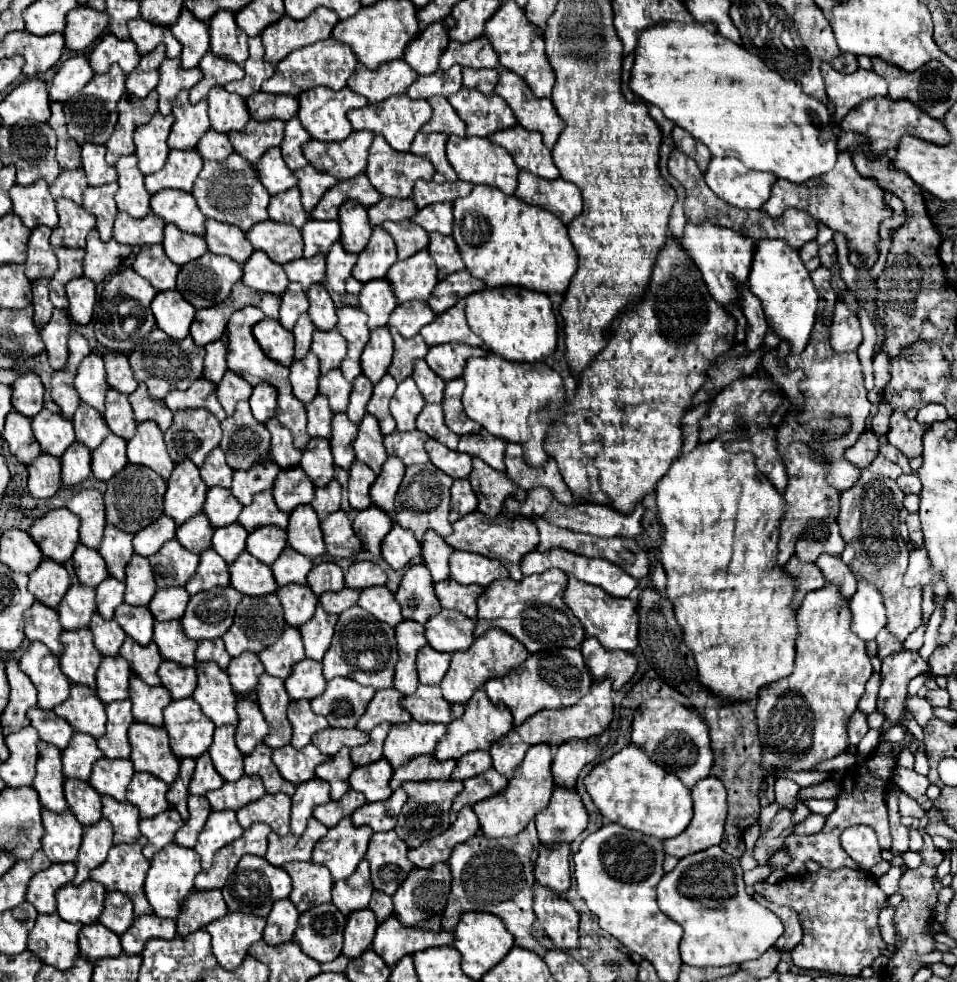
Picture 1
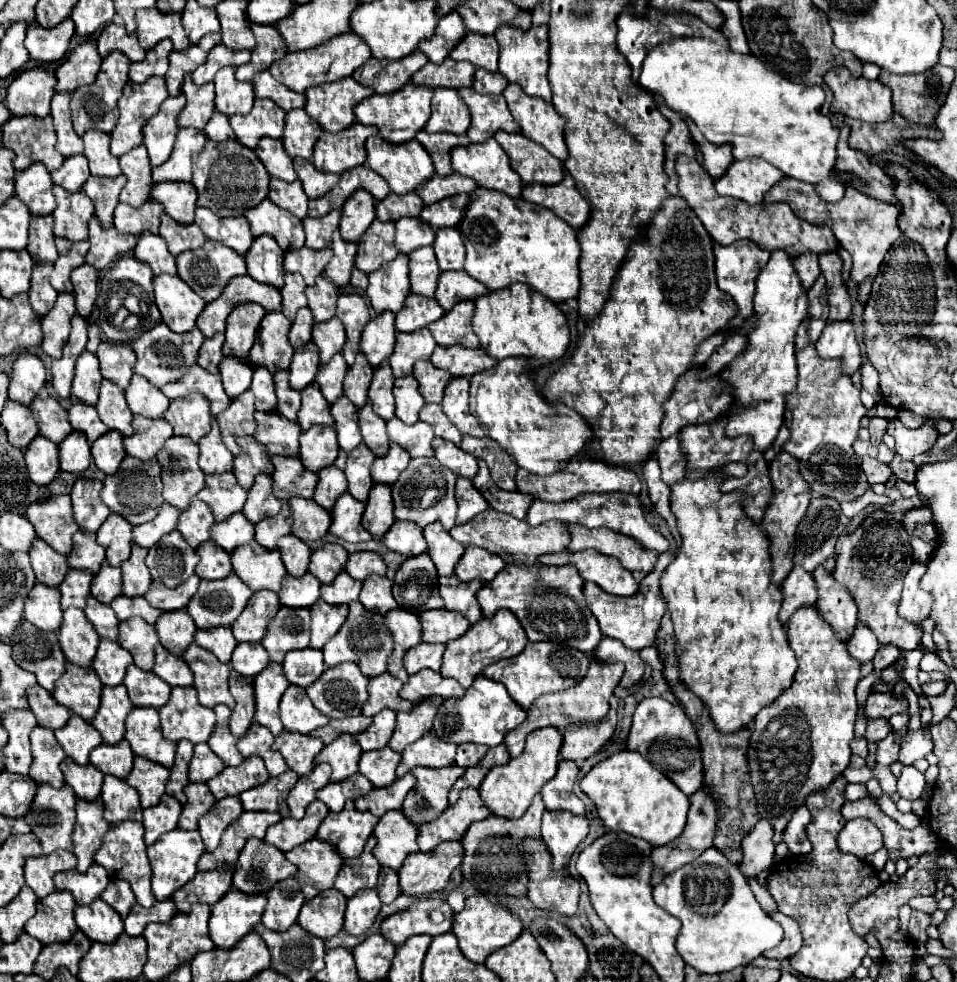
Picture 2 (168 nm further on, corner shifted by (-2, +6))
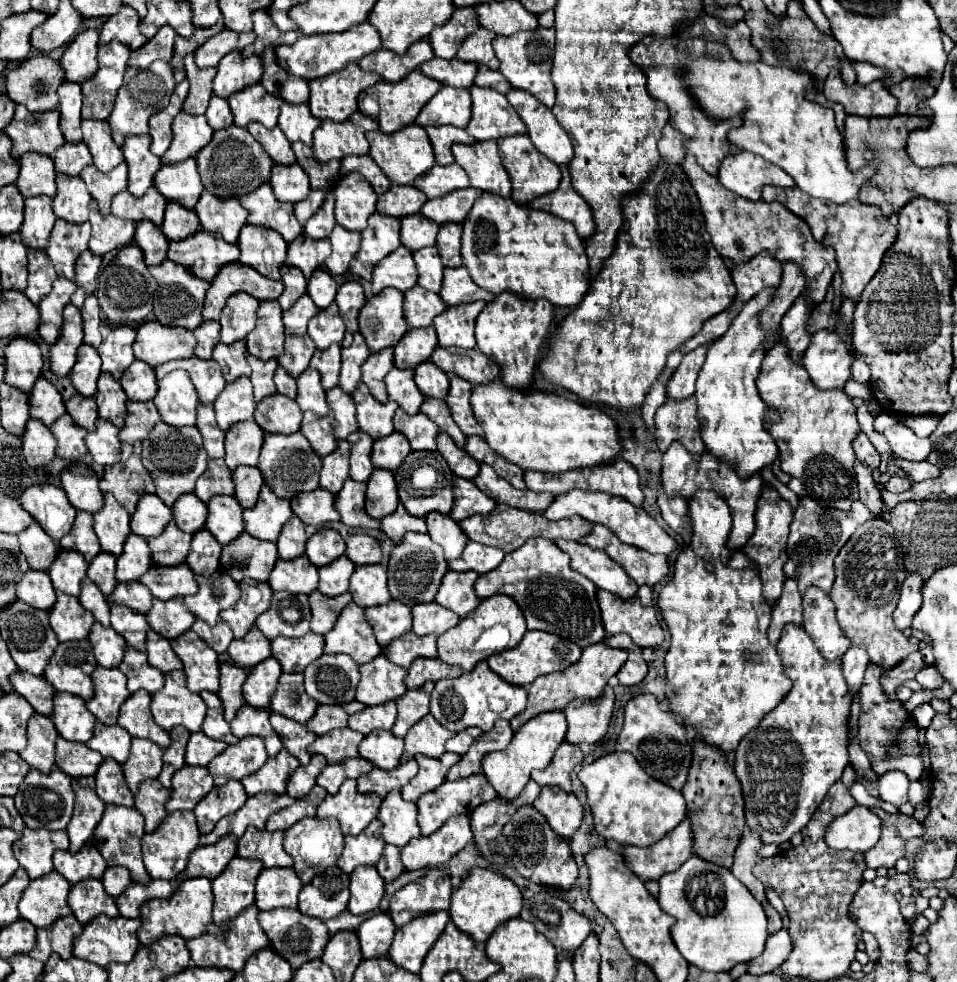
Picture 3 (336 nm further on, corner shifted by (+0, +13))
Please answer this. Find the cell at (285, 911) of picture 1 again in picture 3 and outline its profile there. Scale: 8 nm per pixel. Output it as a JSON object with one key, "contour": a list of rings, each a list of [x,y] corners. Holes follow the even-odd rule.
{"contour":[[[263,869],[257,877],[255,905],[261,911],[273,911],[277,907],[297,907],[297,895],[303,883],[293,869]]]}

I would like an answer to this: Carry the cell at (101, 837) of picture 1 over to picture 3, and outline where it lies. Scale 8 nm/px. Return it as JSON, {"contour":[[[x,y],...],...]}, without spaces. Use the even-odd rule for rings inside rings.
{"contour":[[[81,777],[71,781],[75,791],[75,809],[67,825],[67,835],[71,841],[69,851],[77,853],[93,837],[93,831],[103,815],[103,801],[95,793],[95,777]]]}

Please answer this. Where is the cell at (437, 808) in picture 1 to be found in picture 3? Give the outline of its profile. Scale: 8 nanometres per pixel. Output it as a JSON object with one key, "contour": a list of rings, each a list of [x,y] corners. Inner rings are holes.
{"contour":[[[445,753],[441,759],[431,759],[431,757],[415,757],[419,763],[419,773],[401,789],[401,795],[405,801],[415,803],[423,793],[437,789],[443,781],[447,771],[461,759],[455,753]]]}

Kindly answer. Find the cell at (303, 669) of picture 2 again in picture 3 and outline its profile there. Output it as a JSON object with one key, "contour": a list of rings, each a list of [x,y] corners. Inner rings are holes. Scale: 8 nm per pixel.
{"contour":[[[307,633],[299,639],[277,637],[271,641],[273,657],[281,663],[285,673],[303,673],[309,663],[323,655],[323,637],[315,633]]]}

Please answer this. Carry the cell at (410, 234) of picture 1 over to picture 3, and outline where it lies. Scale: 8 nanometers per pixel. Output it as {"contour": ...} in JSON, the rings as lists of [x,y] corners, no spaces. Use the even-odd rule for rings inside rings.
{"contour":[[[415,213],[413,217],[401,217],[401,243],[411,251],[435,245],[437,231],[439,225],[427,217],[421,217],[421,213]]]}

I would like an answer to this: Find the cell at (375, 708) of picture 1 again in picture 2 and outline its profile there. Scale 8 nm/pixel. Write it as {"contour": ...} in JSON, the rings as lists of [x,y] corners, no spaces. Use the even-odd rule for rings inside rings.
{"contour":[[[383,672],[375,678],[371,678],[369,684],[367,684],[369,698],[367,698],[367,704],[363,704],[363,714],[365,716],[375,716],[383,708],[391,708],[395,712],[411,710],[413,704],[399,696],[401,686],[403,686],[403,682],[395,680],[395,676],[391,676],[389,672]]]}

